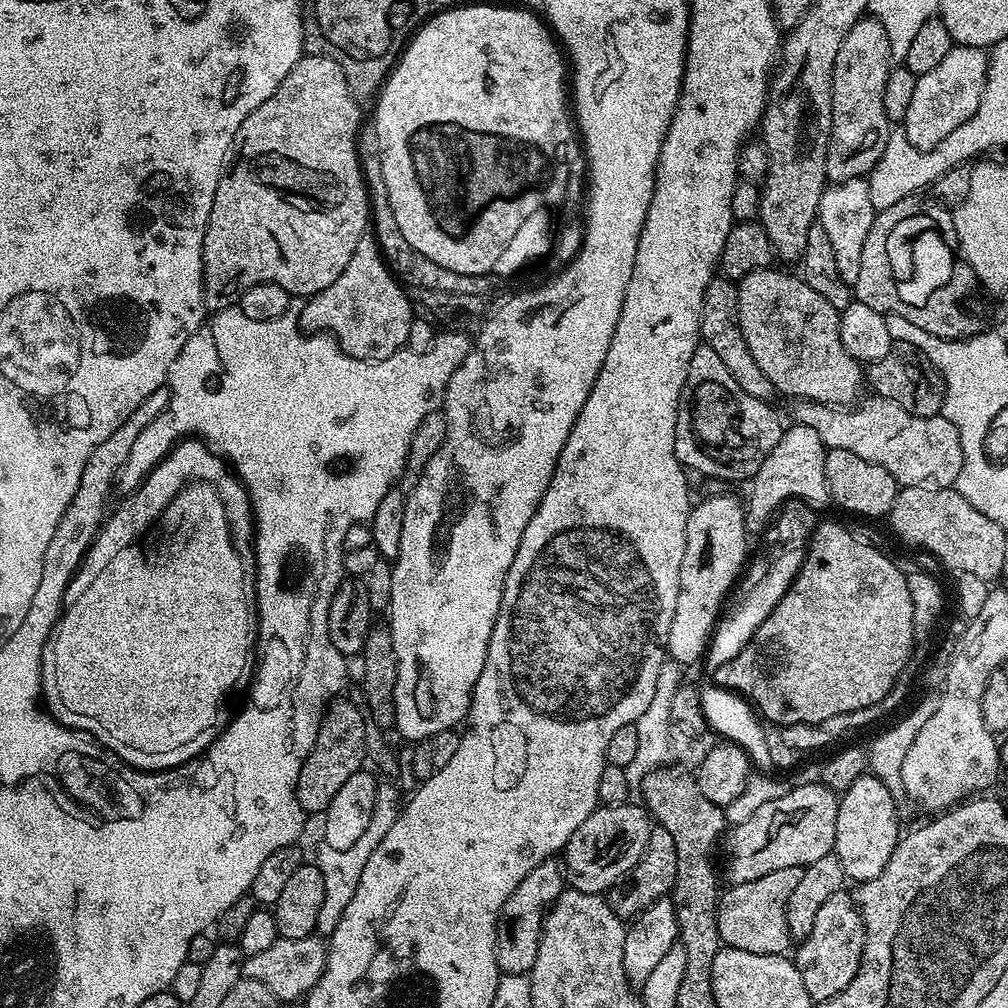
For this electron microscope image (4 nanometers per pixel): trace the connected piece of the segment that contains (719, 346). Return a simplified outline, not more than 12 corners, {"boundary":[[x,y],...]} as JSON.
{"boundary":[[712,277],[700,339],[746,394],[771,401],[738,322],[736,284]]}

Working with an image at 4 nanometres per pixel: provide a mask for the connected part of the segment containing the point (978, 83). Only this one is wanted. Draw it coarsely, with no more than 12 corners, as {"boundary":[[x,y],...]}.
{"boundary":[[953,46],[917,76],[902,135],[922,152],[974,118],[988,52]]}

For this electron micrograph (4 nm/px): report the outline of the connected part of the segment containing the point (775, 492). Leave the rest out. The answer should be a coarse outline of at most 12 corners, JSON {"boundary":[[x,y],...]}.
{"boundary":[[789,423],[752,476],[744,525],[829,503],[818,430]]}

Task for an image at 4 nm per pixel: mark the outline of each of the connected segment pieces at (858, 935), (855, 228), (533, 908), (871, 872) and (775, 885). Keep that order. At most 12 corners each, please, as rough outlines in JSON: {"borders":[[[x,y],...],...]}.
{"borders":[[[830,894],[794,955],[806,994],[834,998],[858,974],[864,923]],[[868,181],[829,183],[818,223],[838,274],[855,285],[876,214]],[[544,860],[496,919],[501,973],[528,976],[540,928],[566,877]],[[871,774],[839,797],[834,855],[878,878],[902,835],[894,793]],[[803,868],[732,884],[716,901],[721,945],[787,953],[786,906]]]}

